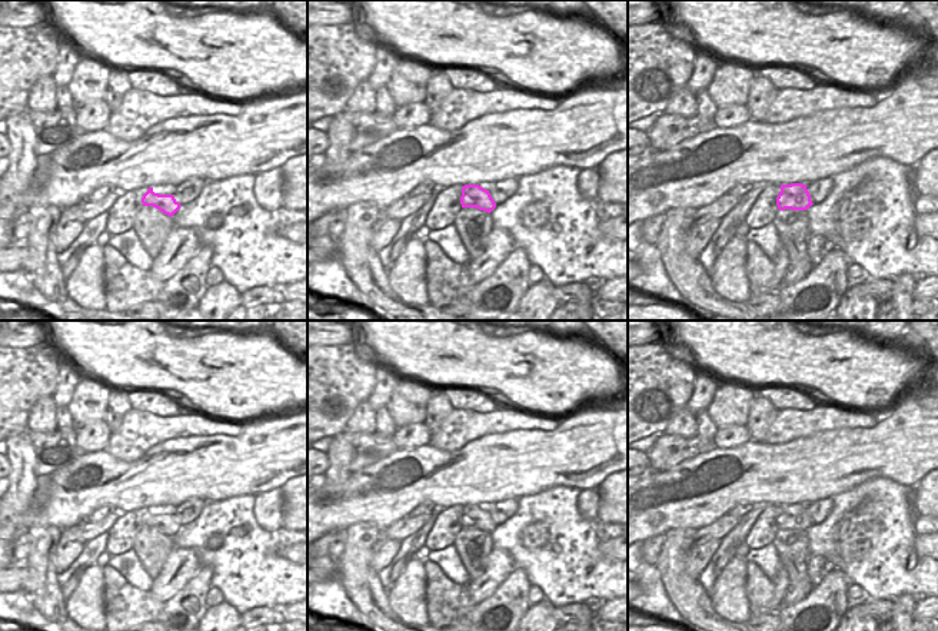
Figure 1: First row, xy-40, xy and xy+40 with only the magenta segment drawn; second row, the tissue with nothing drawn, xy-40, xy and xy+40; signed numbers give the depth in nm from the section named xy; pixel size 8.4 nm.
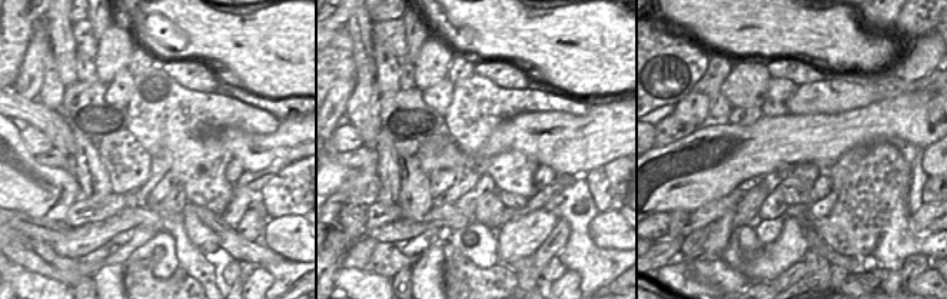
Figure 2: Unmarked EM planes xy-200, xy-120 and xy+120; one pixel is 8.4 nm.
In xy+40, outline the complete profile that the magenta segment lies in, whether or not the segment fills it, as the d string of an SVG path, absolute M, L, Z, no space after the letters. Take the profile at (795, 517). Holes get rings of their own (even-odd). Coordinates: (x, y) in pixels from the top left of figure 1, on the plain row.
M781 505L781 512L776 518L776 527L779 531L806 531L812 525L814 524L811 521L811 515L806 509L806 505Z

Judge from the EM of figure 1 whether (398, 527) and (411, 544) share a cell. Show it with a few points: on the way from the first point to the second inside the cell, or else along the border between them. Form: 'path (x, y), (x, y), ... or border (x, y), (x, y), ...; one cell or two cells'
border (429, 515), (418, 530), (401, 541); two cells

